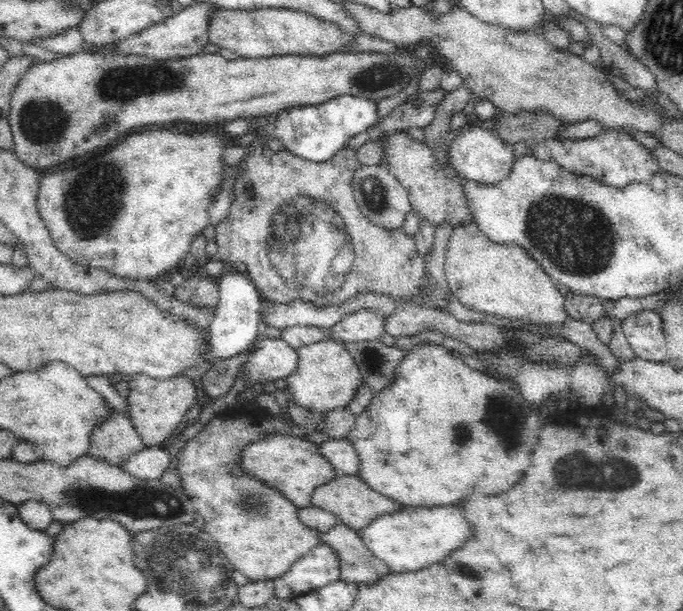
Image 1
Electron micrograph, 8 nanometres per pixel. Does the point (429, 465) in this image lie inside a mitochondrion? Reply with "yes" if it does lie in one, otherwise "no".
no

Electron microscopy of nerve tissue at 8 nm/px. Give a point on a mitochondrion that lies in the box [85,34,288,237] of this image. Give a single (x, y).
(122, 82)

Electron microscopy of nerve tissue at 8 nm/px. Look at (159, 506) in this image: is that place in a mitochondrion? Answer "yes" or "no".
yes

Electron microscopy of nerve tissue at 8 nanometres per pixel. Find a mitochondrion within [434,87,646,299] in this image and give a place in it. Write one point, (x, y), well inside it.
(572, 235)

